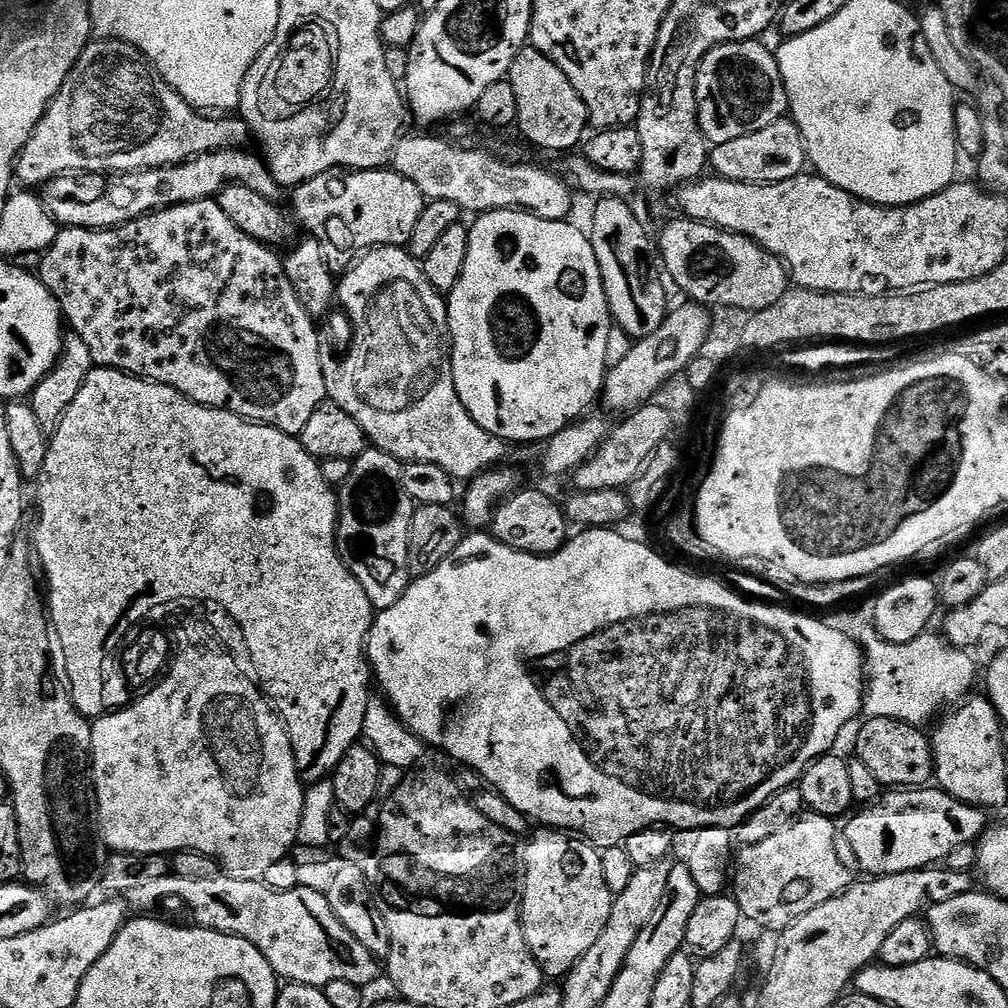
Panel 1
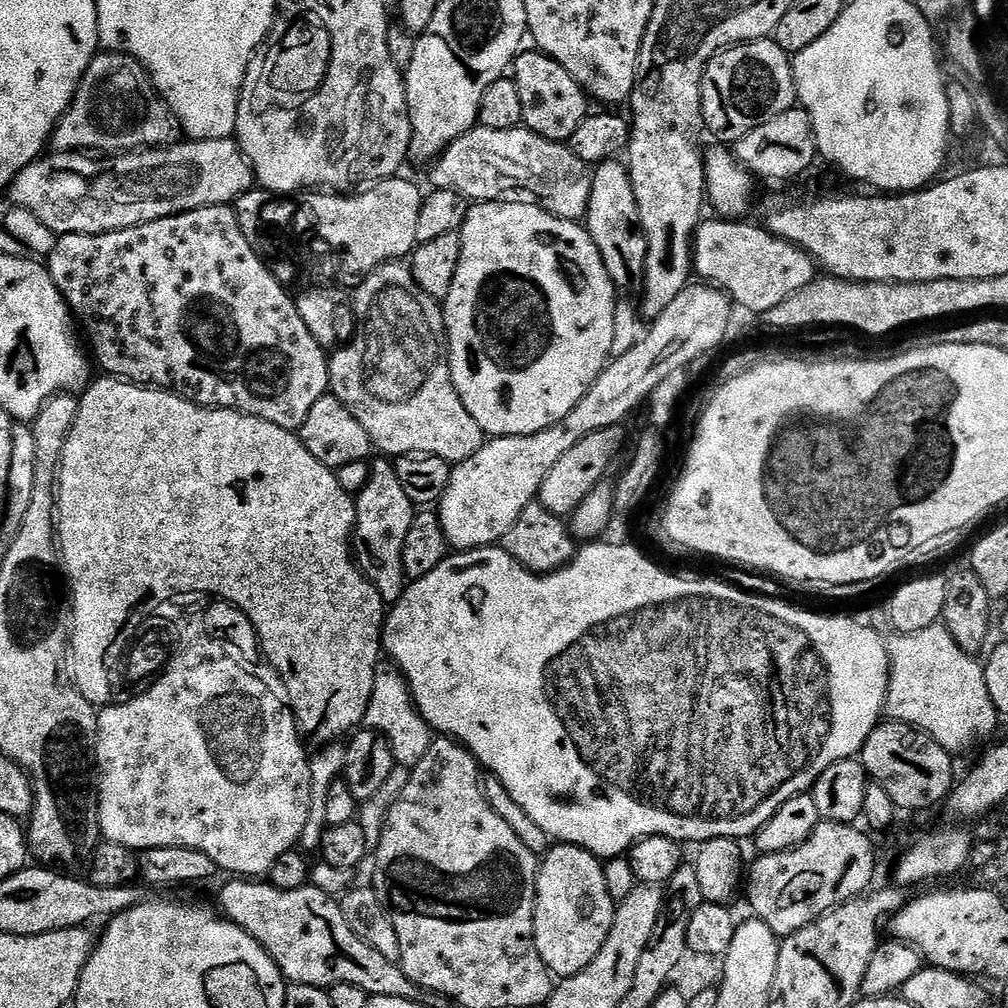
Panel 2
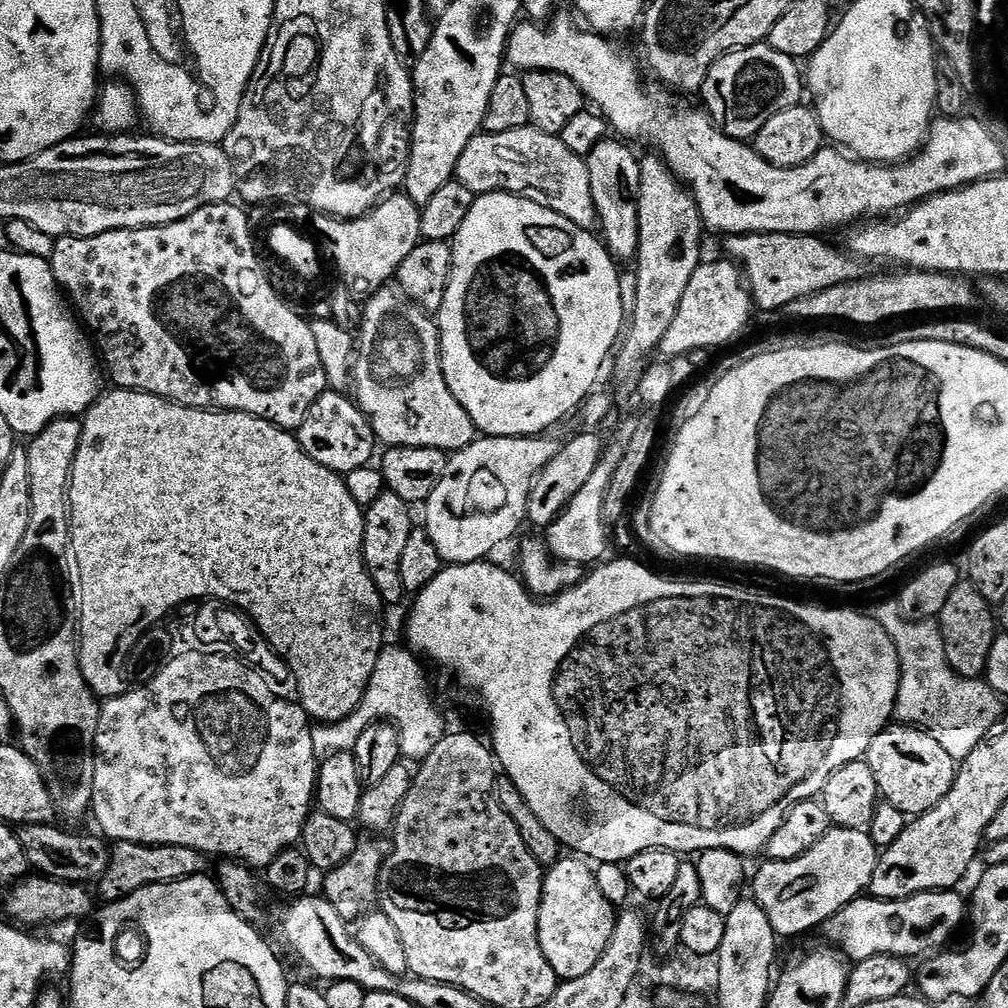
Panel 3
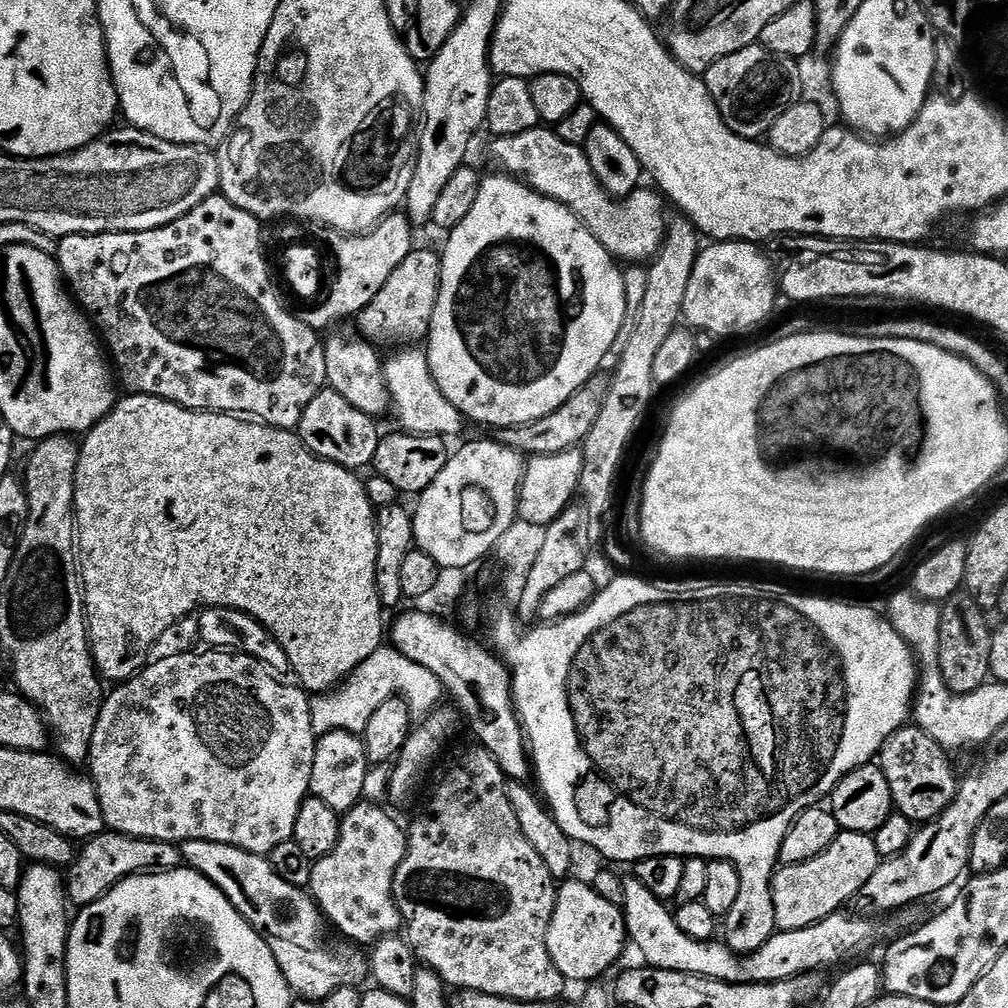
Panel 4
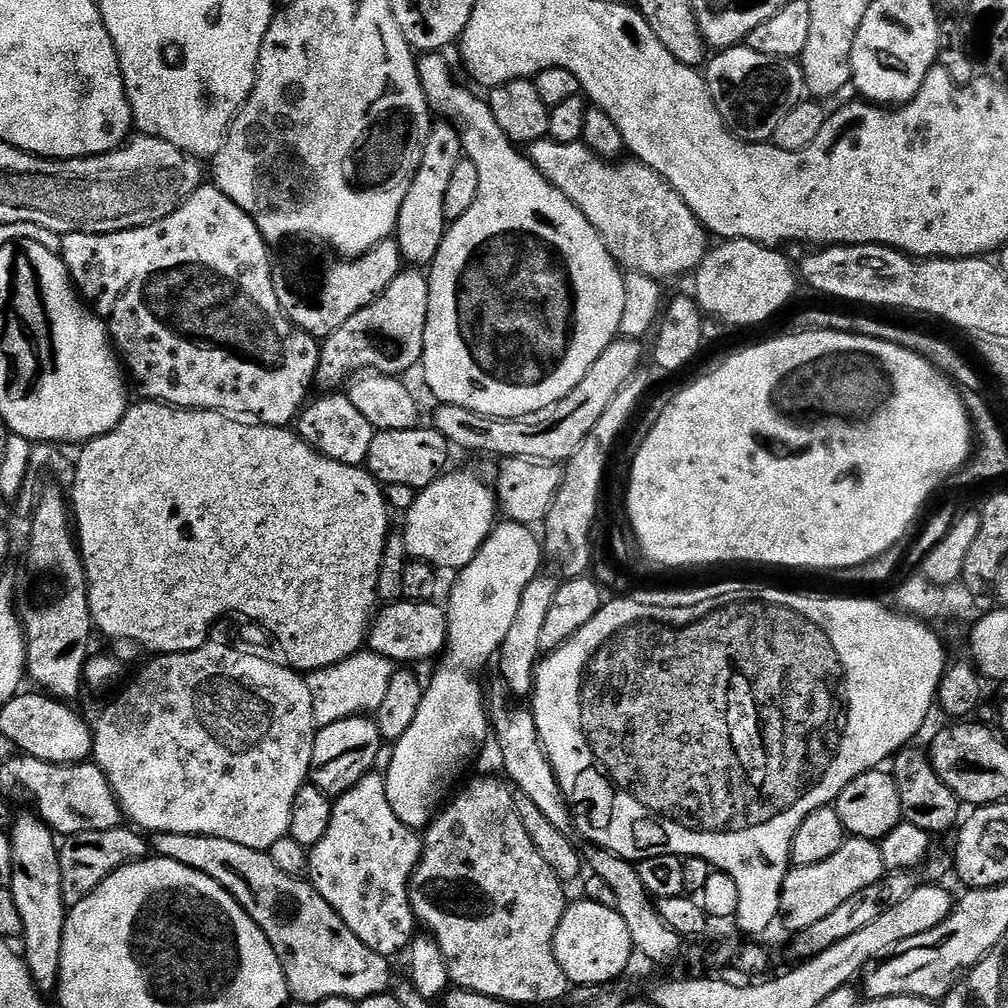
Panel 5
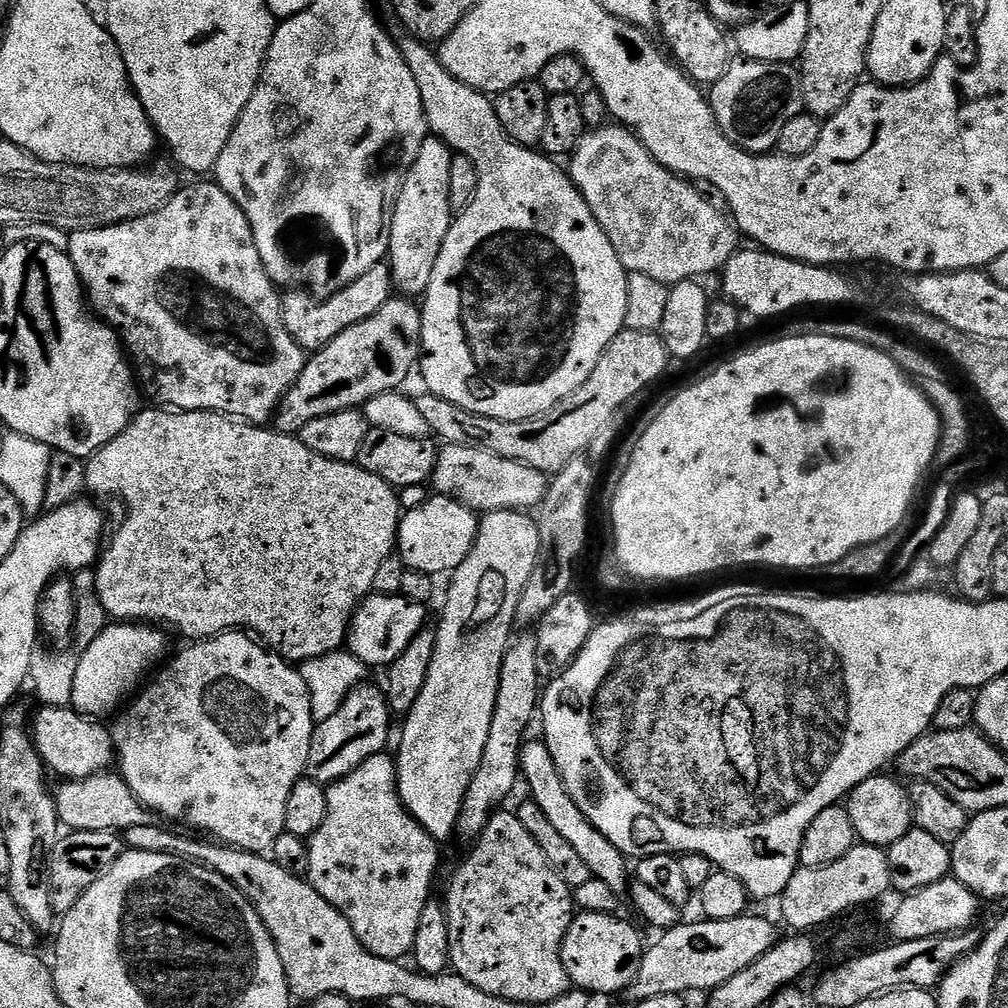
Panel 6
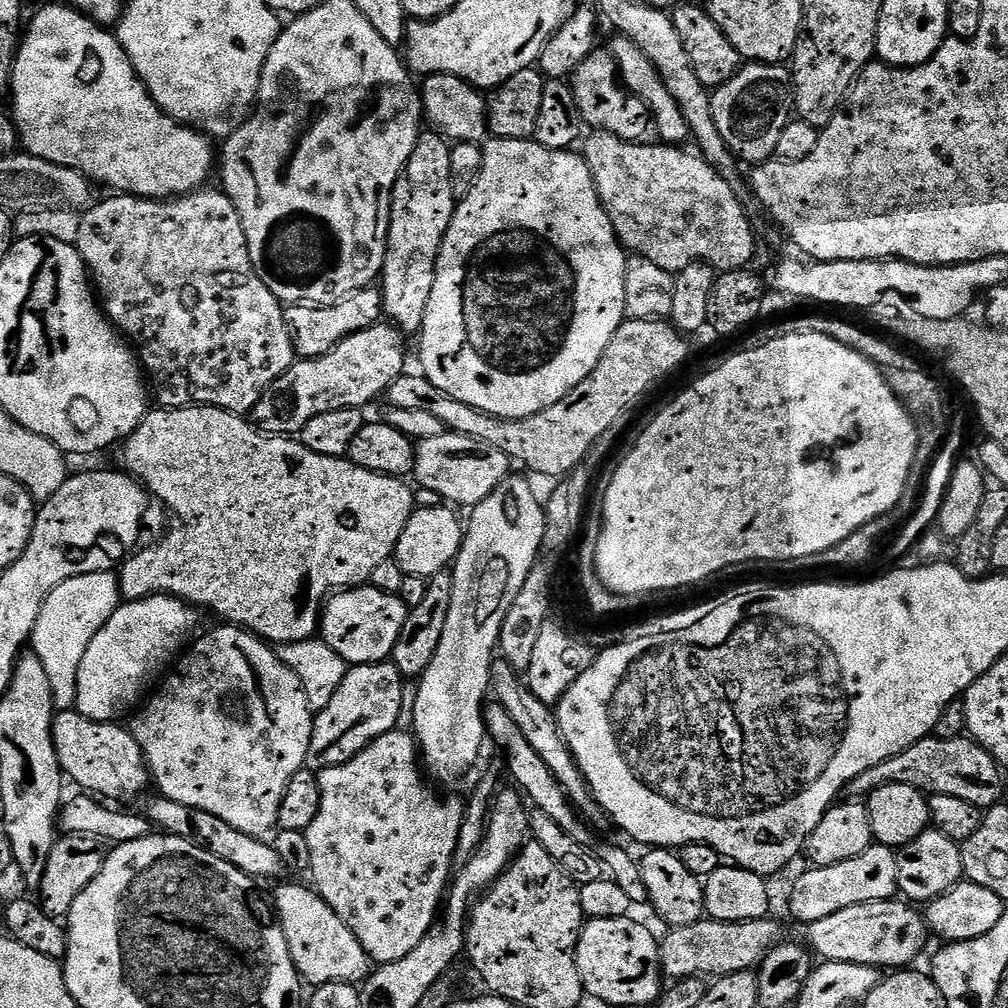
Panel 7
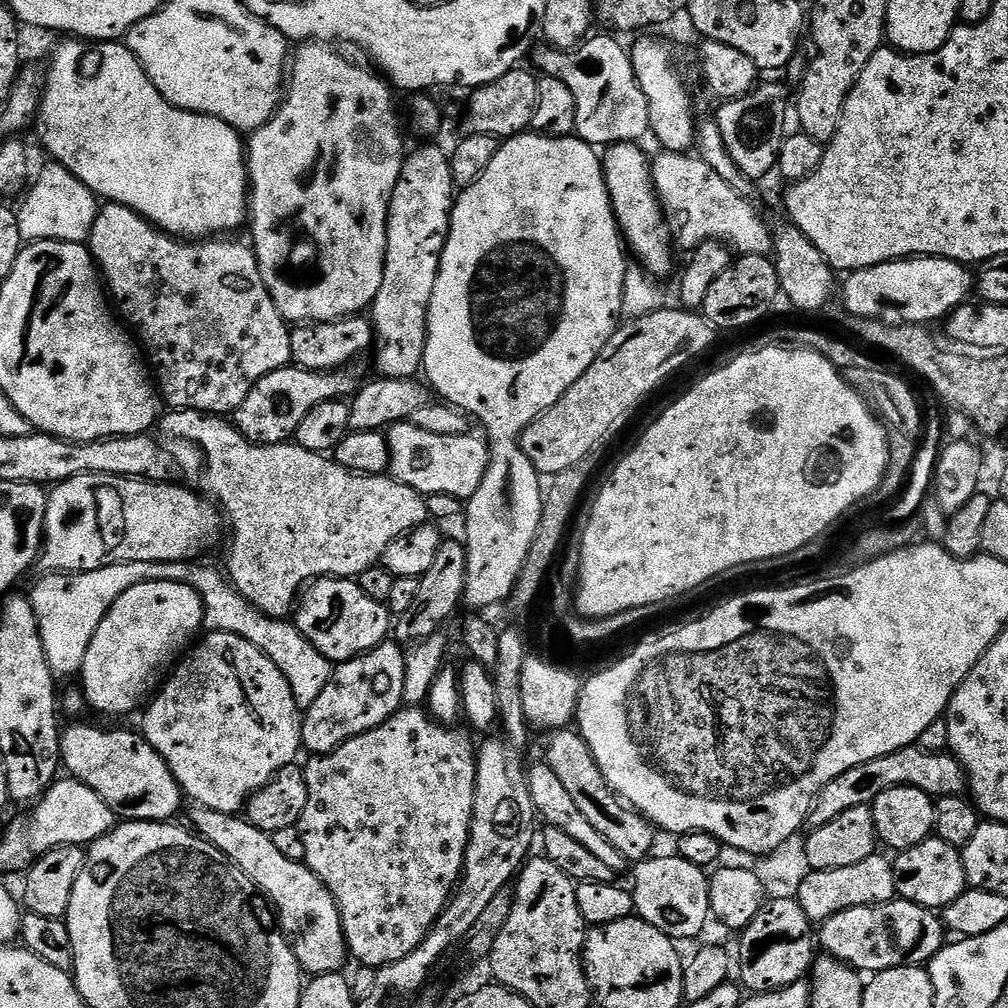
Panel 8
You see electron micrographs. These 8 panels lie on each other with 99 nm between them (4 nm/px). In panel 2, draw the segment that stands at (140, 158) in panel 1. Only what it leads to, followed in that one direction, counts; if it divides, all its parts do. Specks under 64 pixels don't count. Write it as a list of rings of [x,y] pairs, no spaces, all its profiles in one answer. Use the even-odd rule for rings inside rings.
[[[101,51],[90,62],[70,106],[64,111],[64,116],[56,123],[52,131],[51,147],[56,152],[83,152],[85,154],[123,154],[138,152],[145,148],[163,148],[173,143],[174,117],[170,109],[164,105],[152,85],[143,66],[125,52]]]

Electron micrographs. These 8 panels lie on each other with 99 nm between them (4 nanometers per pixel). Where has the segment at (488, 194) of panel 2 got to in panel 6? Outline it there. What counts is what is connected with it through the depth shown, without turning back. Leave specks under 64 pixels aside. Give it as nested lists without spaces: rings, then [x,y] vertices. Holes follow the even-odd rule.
[[[596,126],[591,130],[585,131],[584,136],[576,144],[575,150],[570,154],[570,161],[572,160],[570,175],[574,186],[582,194],[582,198],[586,198],[586,206],[590,206],[594,218],[598,218],[598,226],[602,226],[606,238],[610,238],[610,246],[614,246],[614,254],[618,254],[618,258],[622,262],[624,269],[627,270],[628,273],[637,272],[638,274],[647,274],[648,277],[654,278],[656,281],[669,286],[682,282],[683,280],[705,278],[704,276],[710,275],[711,272],[719,273],[724,265],[728,263],[729,258],[738,251],[738,244],[736,244],[738,229],[735,223],[733,223],[723,211],[720,213],[719,210],[699,192],[701,189],[697,187],[695,183],[689,182],[683,176],[676,175],[676,173],[671,172],[669,168],[662,167],[657,160],[644,149],[642,142],[635,134],[629,131],[629,129],[623,126],[612,126],[616,128],[608,127],[609,126]]]

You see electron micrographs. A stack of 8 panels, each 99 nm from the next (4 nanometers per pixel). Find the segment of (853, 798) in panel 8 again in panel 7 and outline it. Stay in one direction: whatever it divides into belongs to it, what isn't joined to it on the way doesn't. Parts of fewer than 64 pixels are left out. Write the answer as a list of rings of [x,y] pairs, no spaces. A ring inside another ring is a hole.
[[[930,735],[925,740],[914,742],[914,746],[902,750],[902,754],[894,754],[894,758],[886,758],[878,762],[878,766],[870,766],[870,770],[862,770],[858,778],[848,783],[846,792],[852,798],[867,798],[882,786],[901,784],[914,786],[928,796],[958,798],[978,810],[987,810],[1001,803],[1000,779],[1002,774],[996,761],[975,740],[967,735],[958,738],[938,738]]]

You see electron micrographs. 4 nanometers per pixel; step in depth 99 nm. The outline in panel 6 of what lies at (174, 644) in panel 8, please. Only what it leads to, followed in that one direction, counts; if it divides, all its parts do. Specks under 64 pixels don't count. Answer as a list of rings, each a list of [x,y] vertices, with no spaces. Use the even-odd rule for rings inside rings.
[[[112,622],[103,628],[90,642],[90,646],[79,653],[74,674],[74,694],[71,707],[81,716],[104,718],[100,716],[110,715],[111,717],[141,687],[140,679],[148,671],[151,673],[165,659],[164,636],[160,632],[163,631],[159,627],[148,622]]]

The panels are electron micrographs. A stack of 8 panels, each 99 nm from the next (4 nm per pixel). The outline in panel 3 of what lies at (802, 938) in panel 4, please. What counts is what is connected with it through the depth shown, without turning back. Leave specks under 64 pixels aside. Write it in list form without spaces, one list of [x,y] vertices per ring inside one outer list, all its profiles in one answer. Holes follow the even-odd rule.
[[[959,891],[923,892],[901,900],[878,900],[871,894],[865,894],[858,900],[851,900],[846,907],[838,910],[823,925],[822,932],[828,935],[827,943],[835,946],[849,961],[865,960],[875,956],[902,956],[927,958],[941,950],[947,949],[952,935],[960,928],[960,923],[966,920],[966,900],[959,896]]]

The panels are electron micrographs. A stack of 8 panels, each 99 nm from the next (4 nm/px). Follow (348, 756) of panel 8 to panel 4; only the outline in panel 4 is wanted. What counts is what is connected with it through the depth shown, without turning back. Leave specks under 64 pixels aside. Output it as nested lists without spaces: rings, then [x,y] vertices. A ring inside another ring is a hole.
[[[361,802],[343,813],[338,846],[312,865],[312,899],[325,921],[356,946],[371,946],[384,936],[397,935],[402,928],[392,887],[394,874],[408,853],[408,833],[382,808],[379,803]]]

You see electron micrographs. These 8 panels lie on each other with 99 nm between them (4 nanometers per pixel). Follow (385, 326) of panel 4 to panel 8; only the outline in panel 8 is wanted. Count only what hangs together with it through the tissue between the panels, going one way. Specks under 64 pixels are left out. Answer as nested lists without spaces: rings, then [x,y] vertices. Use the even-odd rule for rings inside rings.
[[[289,366],[279,368],[262,378],[246,394],[246,402],[234,414],[234,427],[251,444],[283,444],[295,437],[298,425],[314,406],[331,400],[344,400],[356,395],[366,375],[360,366],[349,366],[334,372],[311,372],[305,368]]]

